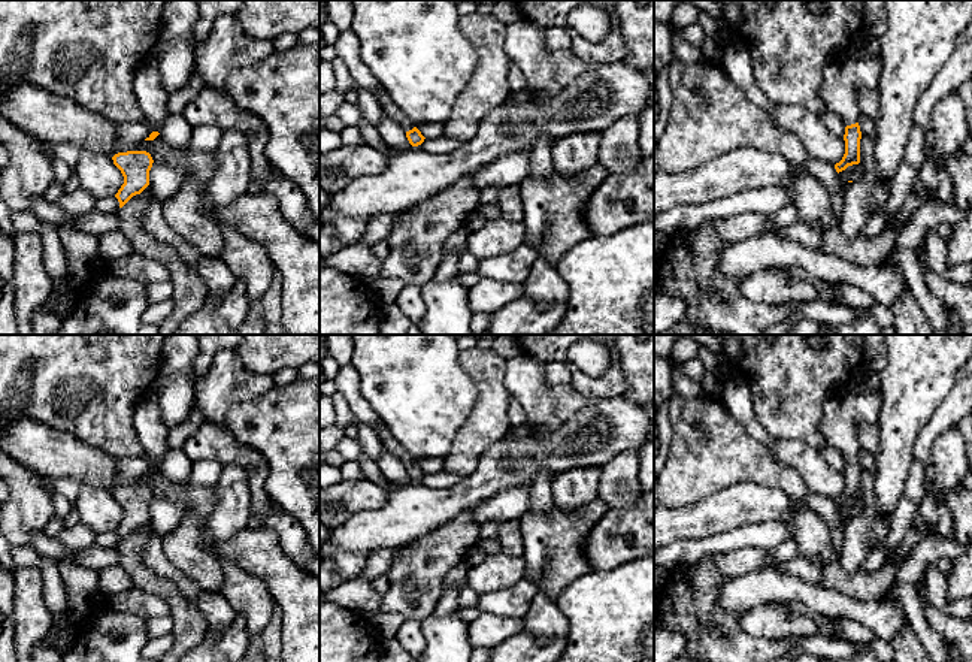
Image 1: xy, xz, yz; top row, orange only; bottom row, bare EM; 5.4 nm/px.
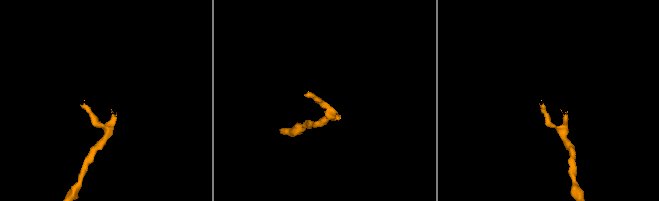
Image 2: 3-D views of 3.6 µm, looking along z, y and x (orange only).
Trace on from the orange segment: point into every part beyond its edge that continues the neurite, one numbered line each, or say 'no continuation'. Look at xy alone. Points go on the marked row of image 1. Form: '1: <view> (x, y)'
no continuation

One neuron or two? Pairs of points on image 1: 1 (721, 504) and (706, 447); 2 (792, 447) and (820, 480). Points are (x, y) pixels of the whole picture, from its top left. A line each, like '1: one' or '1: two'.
1: two
2: one

